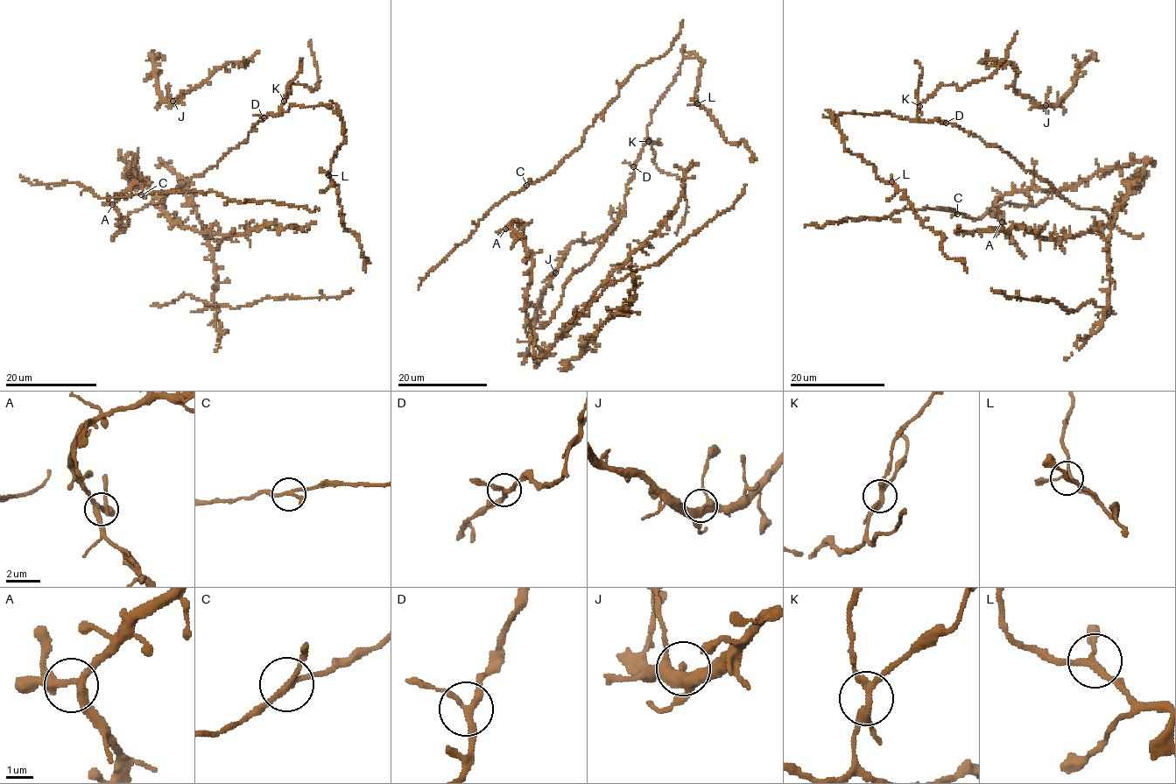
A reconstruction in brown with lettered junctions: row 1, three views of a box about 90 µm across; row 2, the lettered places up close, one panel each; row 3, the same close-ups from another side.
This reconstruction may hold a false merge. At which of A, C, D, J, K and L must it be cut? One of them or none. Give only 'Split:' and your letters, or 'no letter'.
Split: K

